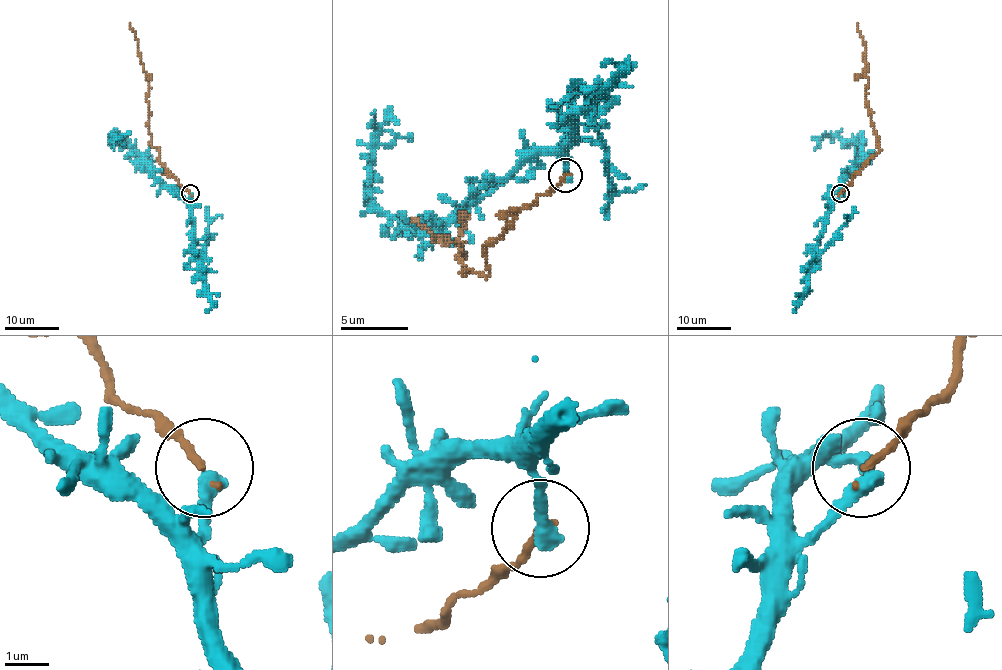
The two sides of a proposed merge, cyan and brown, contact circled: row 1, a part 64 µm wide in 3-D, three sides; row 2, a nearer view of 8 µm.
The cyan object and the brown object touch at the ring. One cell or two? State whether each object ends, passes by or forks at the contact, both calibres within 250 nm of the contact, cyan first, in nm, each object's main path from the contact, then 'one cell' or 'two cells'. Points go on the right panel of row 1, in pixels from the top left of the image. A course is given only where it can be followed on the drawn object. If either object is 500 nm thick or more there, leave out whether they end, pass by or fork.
cyan ends there; brown ends there; 380 nm thick on the cyan side, 150 nm on the other; cyan runs (841, 194), (832, 202), (831, 197), (847, 170), (859, 157), (859, 147), (850, 140), (822, 136), (819, 147); brown runs (839, 194), (880, 151), (866, 103), (865, 44), (858, 24); two cells

